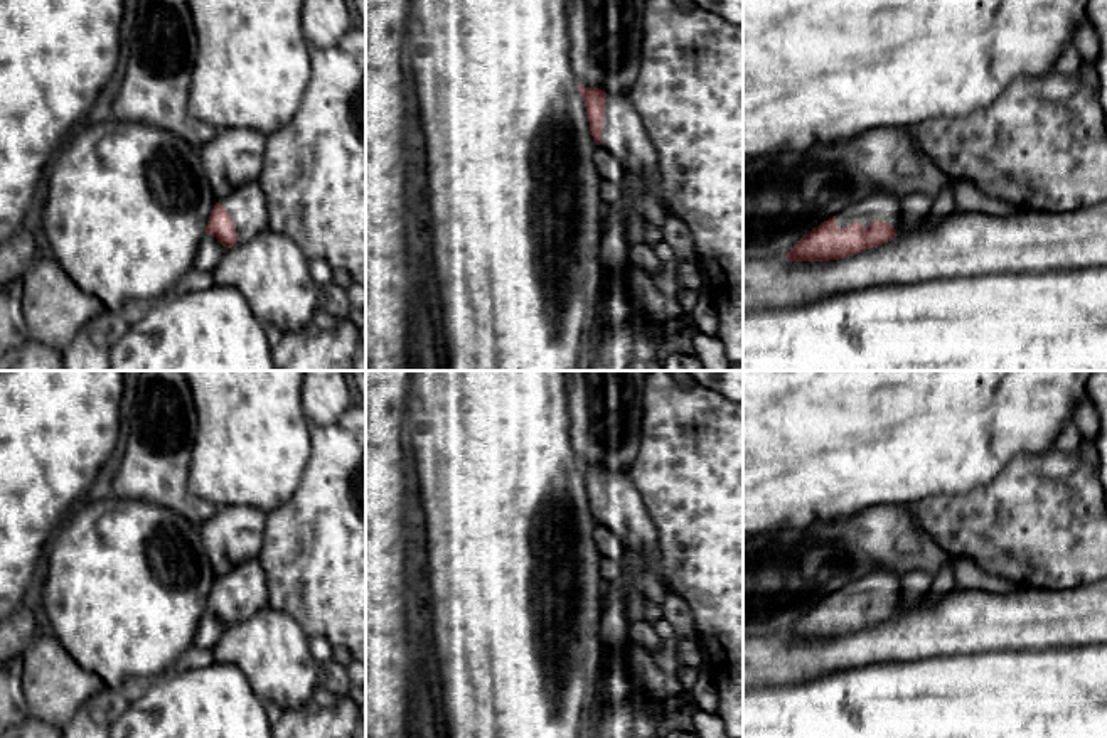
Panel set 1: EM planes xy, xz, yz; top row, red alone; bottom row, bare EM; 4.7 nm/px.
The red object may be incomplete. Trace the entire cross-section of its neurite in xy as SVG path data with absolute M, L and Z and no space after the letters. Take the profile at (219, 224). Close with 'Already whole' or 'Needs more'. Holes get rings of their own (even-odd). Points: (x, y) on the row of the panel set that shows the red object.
M258 182L236 189L217 199L211 211L206 234L216 238L226 249L243 244L268 229L268 204Z. Needs more

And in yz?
M871 194L842 209L805 234L789 253L789 261L841 259L881 246L896 236L901 197Z. Needs more

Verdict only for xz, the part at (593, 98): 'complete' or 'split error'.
split error

